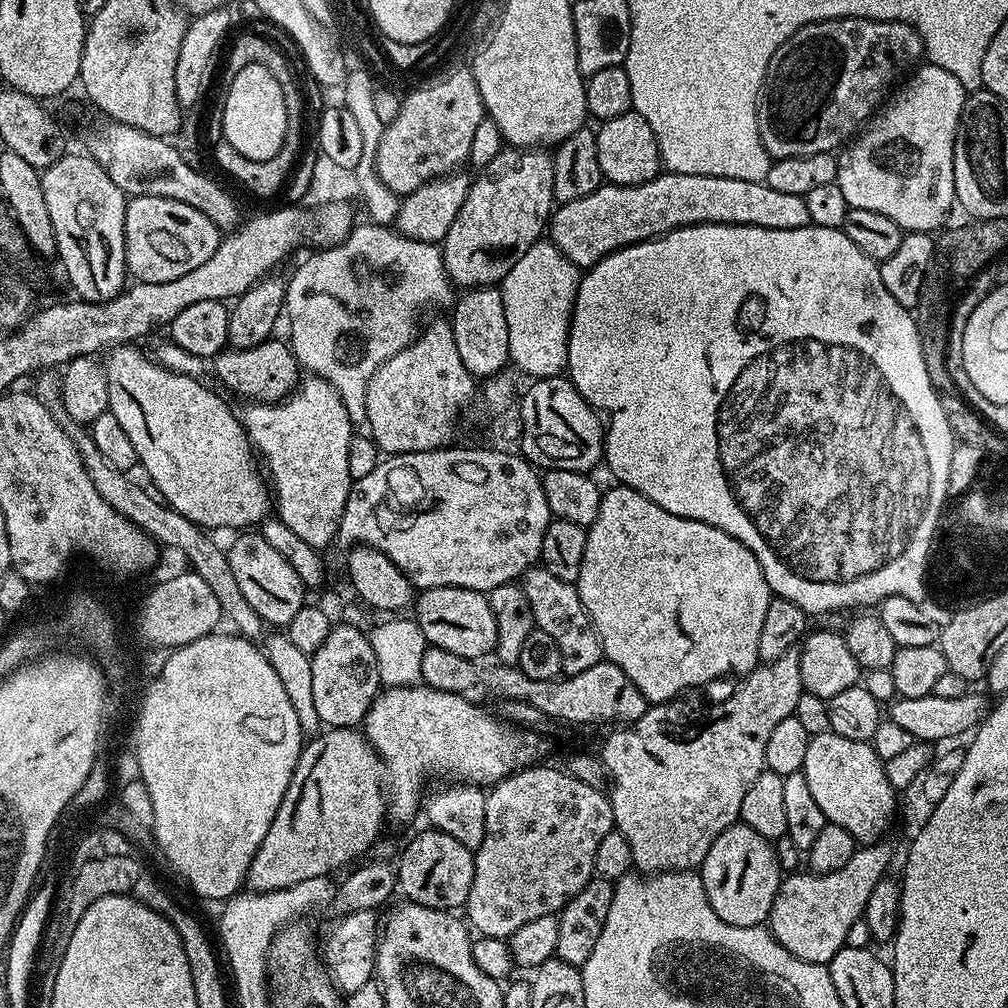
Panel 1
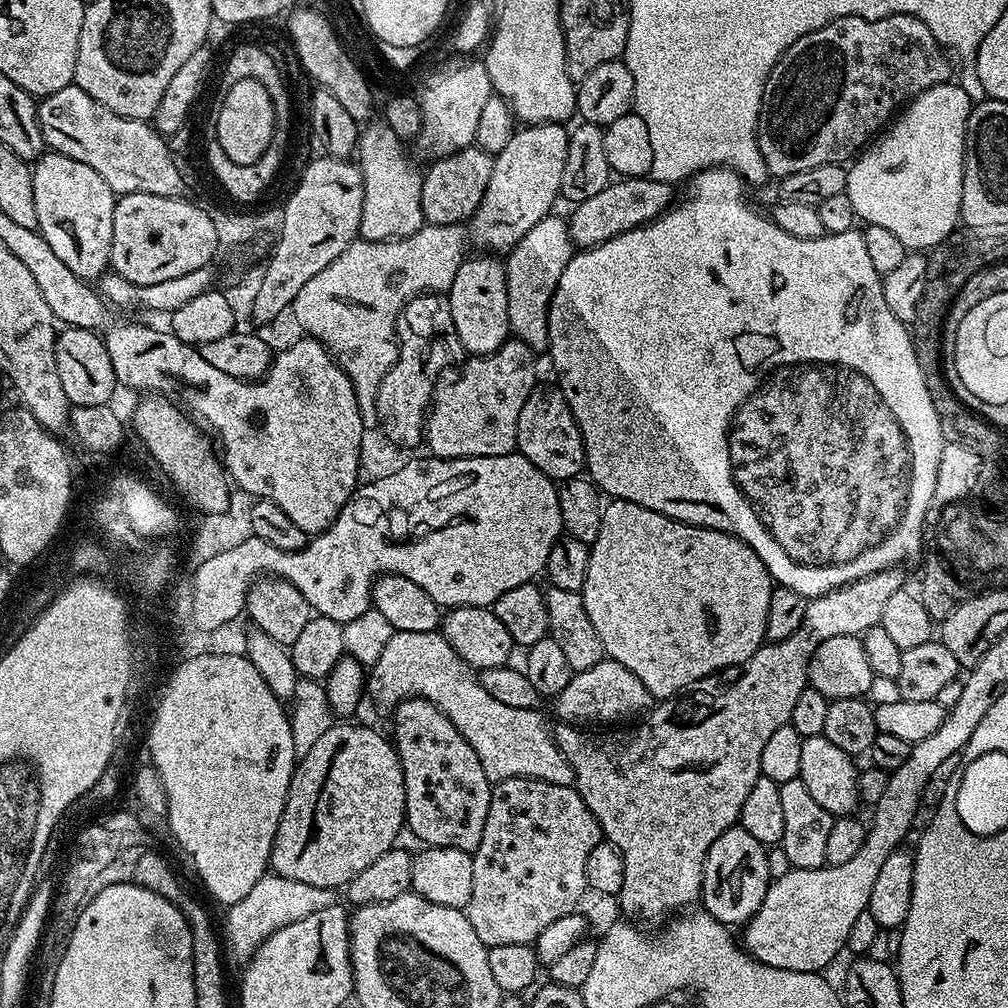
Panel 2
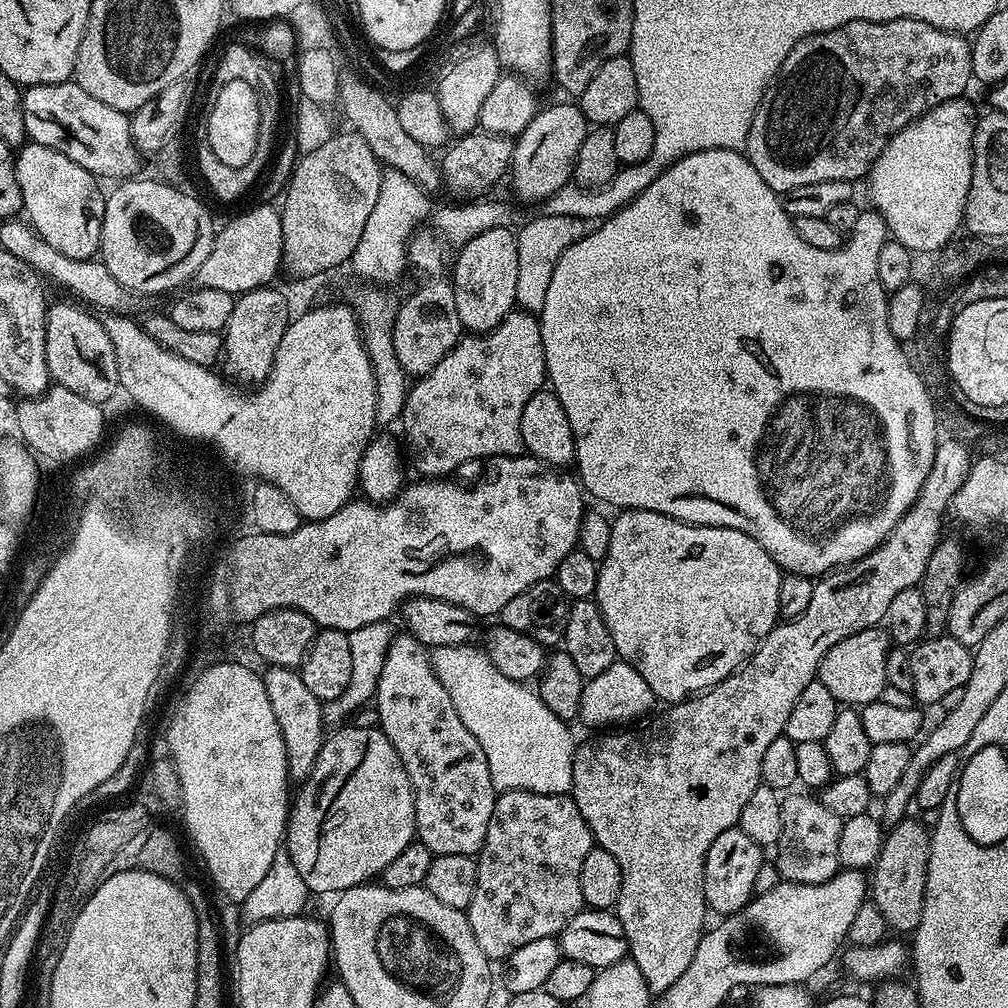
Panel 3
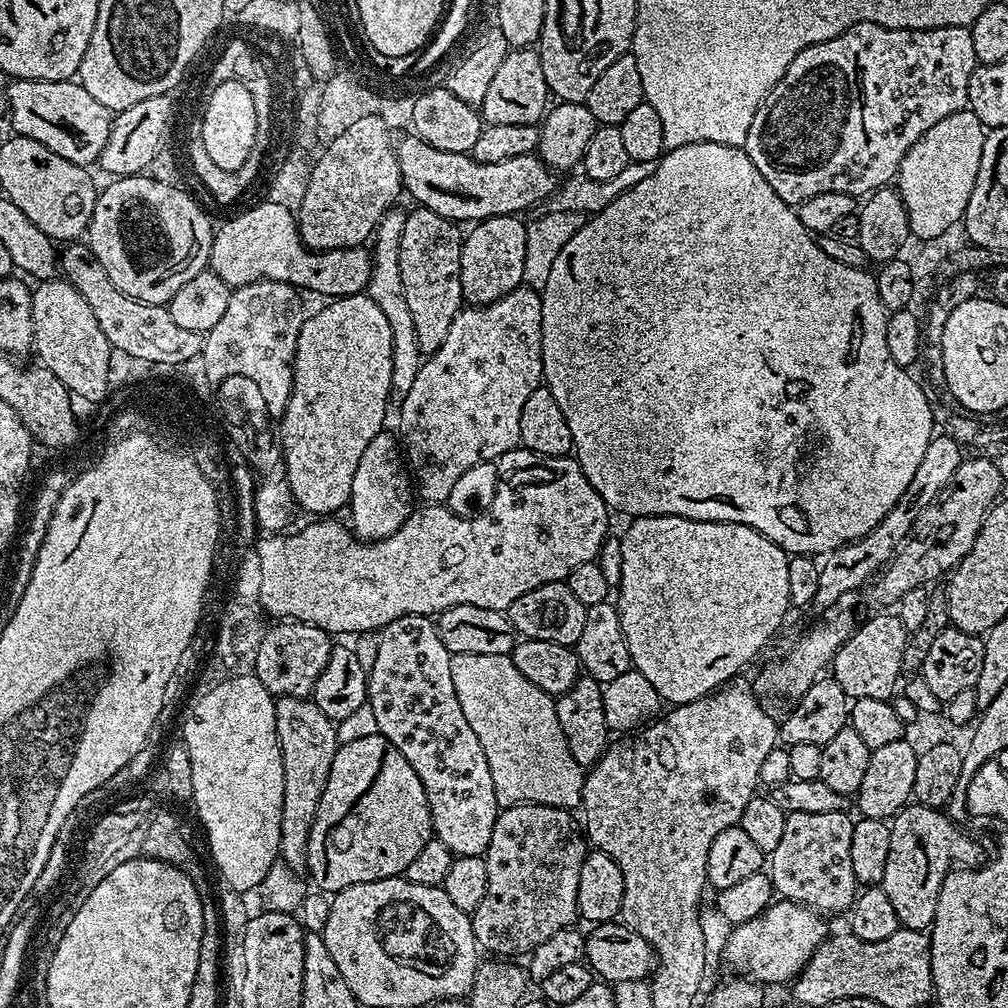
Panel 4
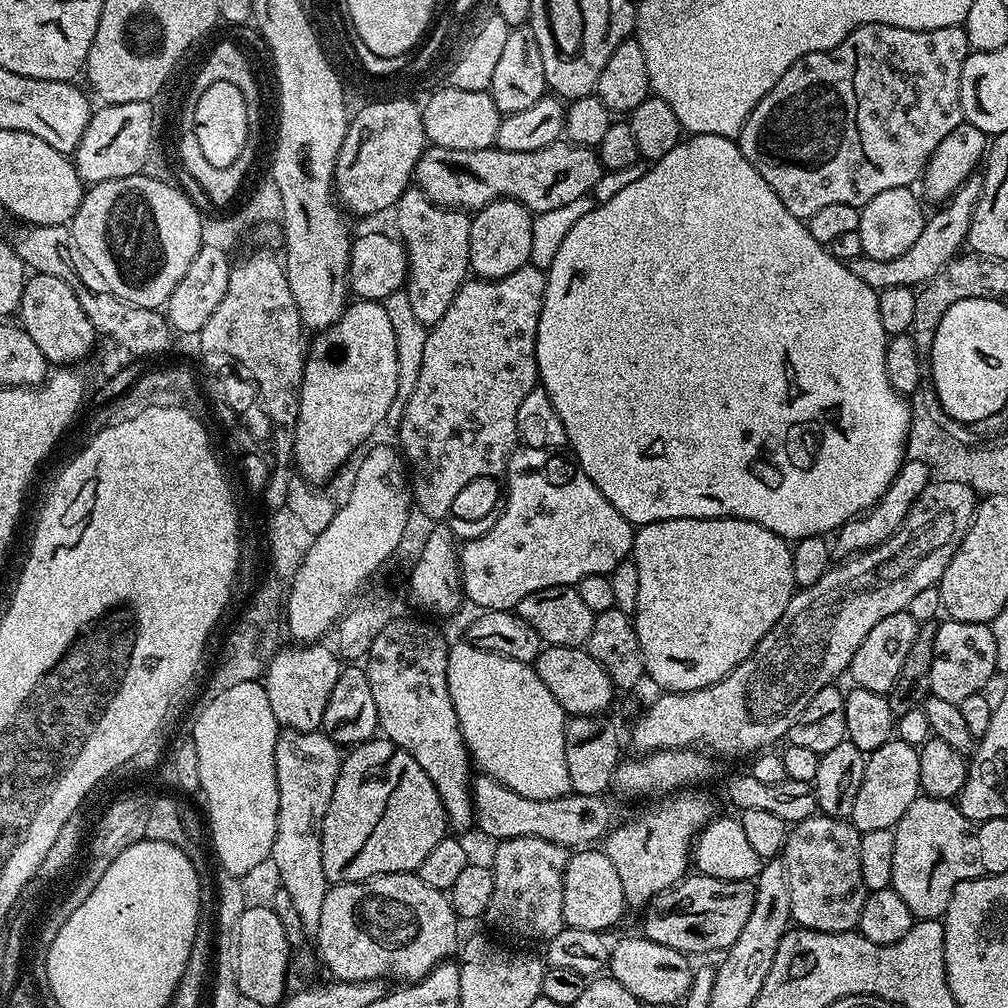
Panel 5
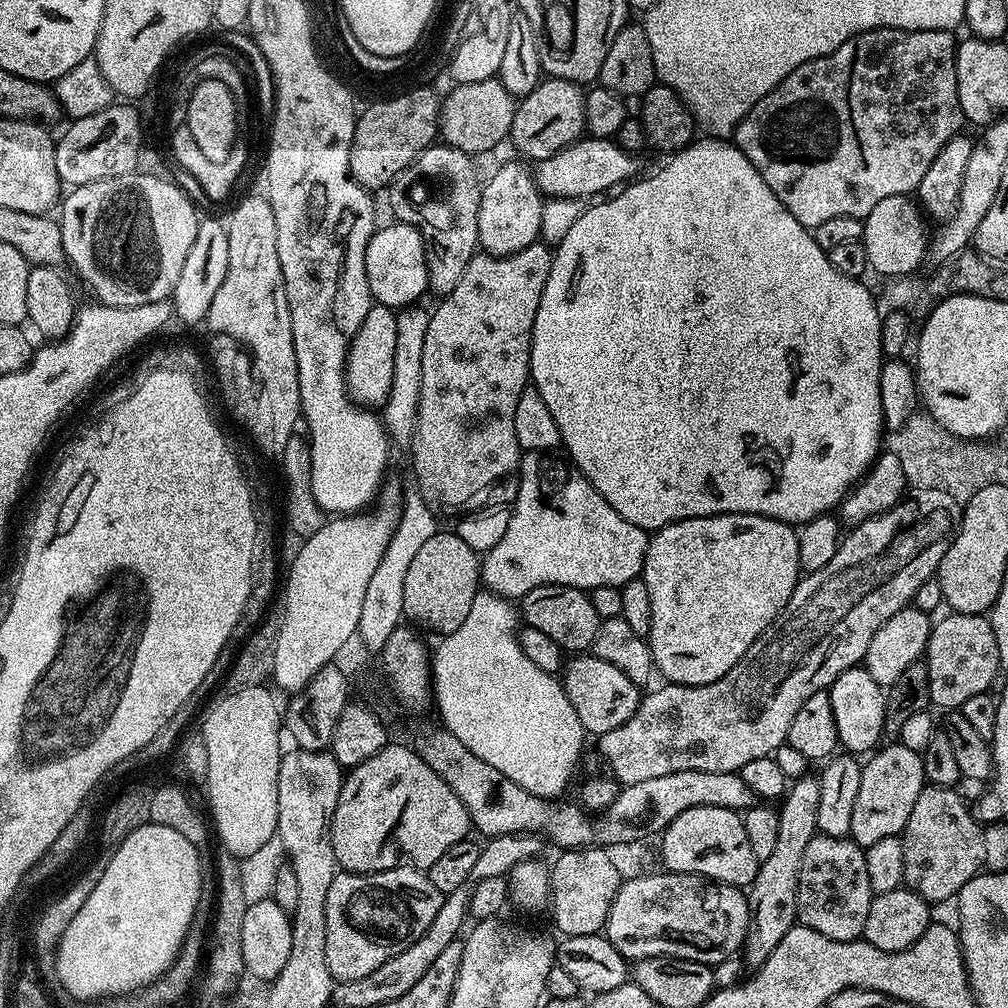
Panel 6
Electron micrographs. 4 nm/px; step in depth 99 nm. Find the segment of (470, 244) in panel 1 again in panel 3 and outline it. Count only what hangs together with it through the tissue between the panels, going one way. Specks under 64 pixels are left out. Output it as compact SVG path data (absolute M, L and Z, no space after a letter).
M568 103L572 104L552 104L549 108L541 107L530 122L530 126L526 126L526 130L522 130L522 134L515 137L510 180L512 176L512 188L516 191L517 198L515 197L515 199L517 201L536 200L536 202L542 202L547 196L554 194L554 190L562 190L562 186L566 186L572 180L574 162L578 158L578 150L582 150L582 142L588 137L590 125L582 114L579 103Z

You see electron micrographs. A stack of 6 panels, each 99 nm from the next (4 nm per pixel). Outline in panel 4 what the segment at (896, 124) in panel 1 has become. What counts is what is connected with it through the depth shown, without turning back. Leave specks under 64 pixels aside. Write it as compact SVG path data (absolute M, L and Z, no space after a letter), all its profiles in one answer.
M966 107L930 126L930 130L926 130L926 134L922 134L910 150L906 150L894 184L904 203L911 235L931 241L954 222L964 219L970 194L974 194L978 166L982 162L985 135L983 122L972 113L971 108Z

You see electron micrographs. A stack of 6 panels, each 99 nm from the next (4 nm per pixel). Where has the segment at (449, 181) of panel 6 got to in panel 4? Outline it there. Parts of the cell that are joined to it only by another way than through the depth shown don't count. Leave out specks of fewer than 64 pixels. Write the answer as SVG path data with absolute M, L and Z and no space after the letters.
M416 206L413 207L413 212L410 211L404 217L404 225L402 226L402 242L400 243L400 269L402 270L402 290L406 290L406 306L410 310L410 318L414 322L414 334L416 341L420 347L421 353L430 354L434 350L438 350L438 346L442 346L446 334L450 334L450 322L458 313L460 313L462 305L465 303L464 295L462 294L462 282L460 281L460 245L462 243L462 232L459 232L457 225L451 220L442 218L438 214L434 214L434 210L426 210L425 208Z

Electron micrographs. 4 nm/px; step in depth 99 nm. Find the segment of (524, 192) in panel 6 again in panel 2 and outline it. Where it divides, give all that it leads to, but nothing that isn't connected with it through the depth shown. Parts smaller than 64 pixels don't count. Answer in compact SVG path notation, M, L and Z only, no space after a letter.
M492 254L469 255L461 260L458 274L447 290L450 314L454 318L454 330L462 342L465 353L472 356L488 356L498 350L510 338L508 327L508 269L503 259Z

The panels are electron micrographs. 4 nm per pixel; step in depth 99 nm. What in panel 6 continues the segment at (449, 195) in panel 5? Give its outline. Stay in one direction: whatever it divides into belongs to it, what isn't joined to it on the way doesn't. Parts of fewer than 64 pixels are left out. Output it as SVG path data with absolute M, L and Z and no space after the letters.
M581 138L558 150L558 154L539 161L535 165L534 175L536 185L545 197L582 200L587 198L586 196L599 197L601 194L611 193L637 179L639 172L636 171L639 170L640 164L636 160L639 159L616 143L615 139Z

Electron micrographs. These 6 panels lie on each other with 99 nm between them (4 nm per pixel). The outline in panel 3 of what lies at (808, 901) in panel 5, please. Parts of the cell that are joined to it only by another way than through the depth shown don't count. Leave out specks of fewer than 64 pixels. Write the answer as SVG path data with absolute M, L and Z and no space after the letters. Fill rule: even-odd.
M793 791L782 799L782 838L774 846L774 863L781 881L790 884L821 884L835 878L841 871L838 858L838 837L844 821L834 810L826 810L812 794ZM808 795L808 796L803 796Z

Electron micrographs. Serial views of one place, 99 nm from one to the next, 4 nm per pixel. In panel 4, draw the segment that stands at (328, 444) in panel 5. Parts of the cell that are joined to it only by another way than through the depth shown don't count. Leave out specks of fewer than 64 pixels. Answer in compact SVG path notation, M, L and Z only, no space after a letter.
M359 292L353 296L337 296L329 299L325 308L317 310L313 316L309 315L305 319L304 325L300 327L298 334L298 344L292 363L292 393L288 399L288 405L283 416L278 420L278 443L283 452L286 474L288 475L290 490L293 492L295 503L305 508L308 512L313 512L313 517L328 518L340 507L347 505L352 498L352 487L354 486L354 470L358 470L358 461L362 459L362 450L370 446L372 439L385 427L384 415L390 411L388 396L392 392L392 339L390 338L390 322L386 322L386 314L382 314L382 309L374 298L370 298L364 292Z

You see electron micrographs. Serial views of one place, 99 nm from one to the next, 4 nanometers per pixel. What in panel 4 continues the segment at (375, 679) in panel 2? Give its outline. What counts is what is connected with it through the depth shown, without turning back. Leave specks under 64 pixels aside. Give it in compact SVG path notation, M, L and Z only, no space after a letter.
M458 653L450 662L450 678L454 678L454 694L458 694L458 706L470 722L470 730L478 734L482 750L486 750L486 762L490 762L490 778L494 778L496 799L501 805L545 804L555 808L576 810L584 789L585 769L574 762L570 746L558 726L556 701L545 694L530 678L525 678L514 666L511 656L502 654Z

